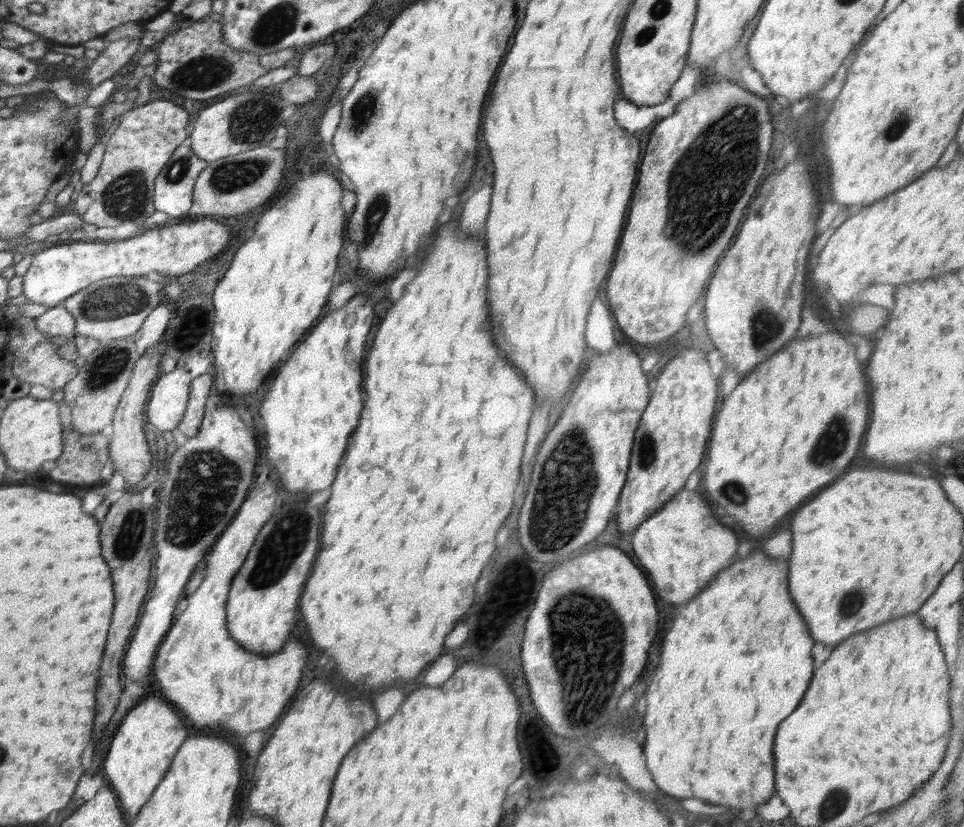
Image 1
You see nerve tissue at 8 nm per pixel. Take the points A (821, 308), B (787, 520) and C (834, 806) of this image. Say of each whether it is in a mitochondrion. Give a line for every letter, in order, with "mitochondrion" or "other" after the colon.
A: other
B: other
C: mitochondrion

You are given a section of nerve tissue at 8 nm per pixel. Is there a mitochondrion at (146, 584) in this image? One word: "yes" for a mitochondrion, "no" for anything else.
no

